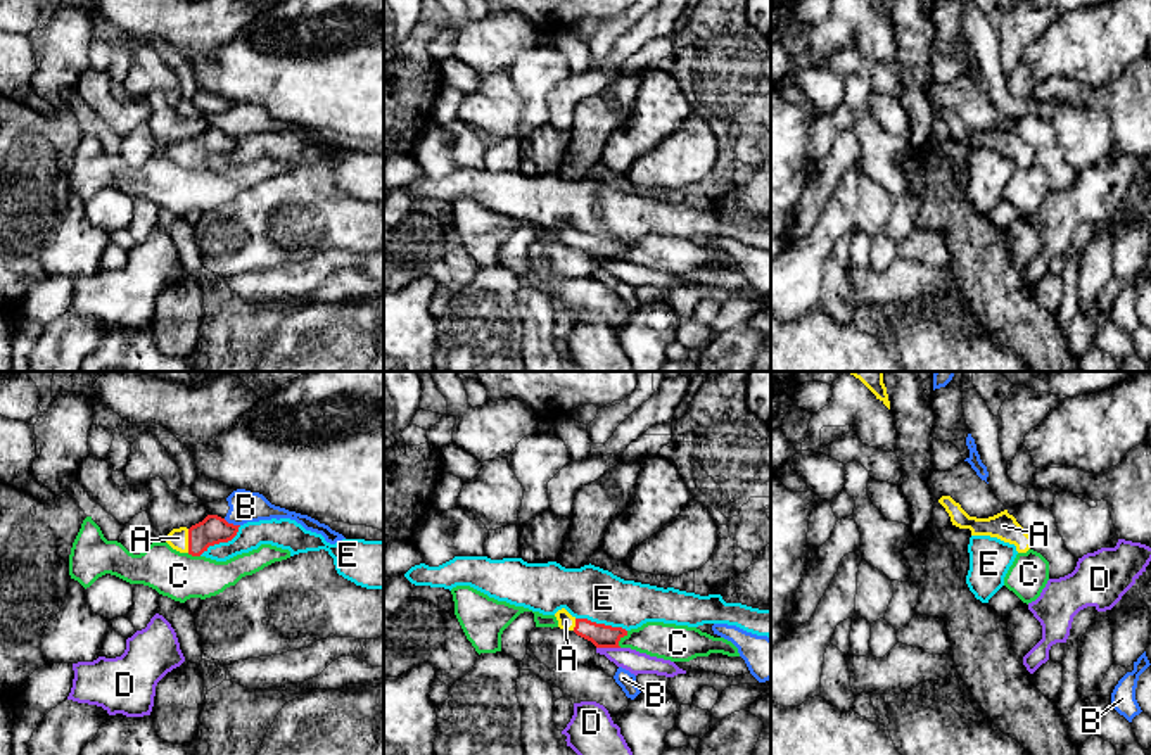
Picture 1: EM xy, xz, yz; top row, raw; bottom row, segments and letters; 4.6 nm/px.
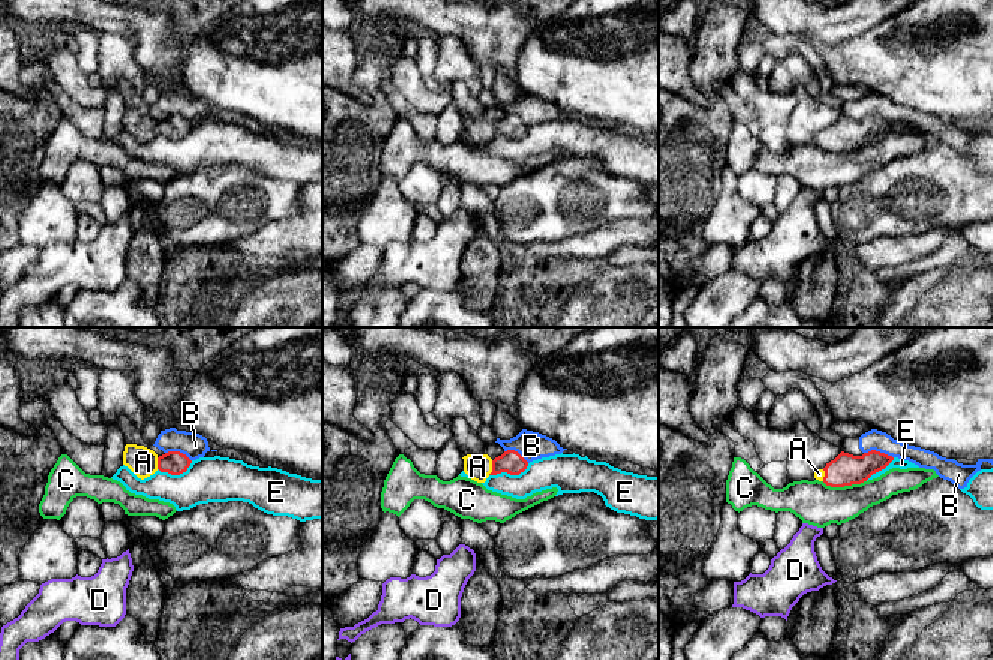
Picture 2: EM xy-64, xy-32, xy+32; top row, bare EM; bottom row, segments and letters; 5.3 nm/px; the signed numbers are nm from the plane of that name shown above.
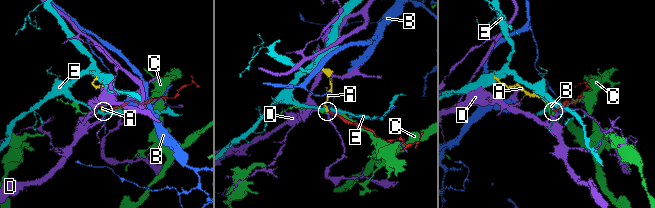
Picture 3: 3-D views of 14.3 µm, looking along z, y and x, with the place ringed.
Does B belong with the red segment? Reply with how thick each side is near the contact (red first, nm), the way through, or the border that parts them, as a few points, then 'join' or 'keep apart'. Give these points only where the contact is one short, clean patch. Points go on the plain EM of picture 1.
calibres 140 and 140 nm; keep apart

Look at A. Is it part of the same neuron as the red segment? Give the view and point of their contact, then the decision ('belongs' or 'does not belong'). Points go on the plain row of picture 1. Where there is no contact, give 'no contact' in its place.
xy (189, 154) | belongs

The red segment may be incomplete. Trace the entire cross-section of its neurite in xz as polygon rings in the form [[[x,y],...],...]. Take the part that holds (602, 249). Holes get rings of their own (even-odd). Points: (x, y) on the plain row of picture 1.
[[[565,221],[558,223],[555,230],[560,242],[574,244],[577,249],[591,254],[596,261],[620,261],[619,254],[627,249],[627,244],[622,240],[576,232]]]

